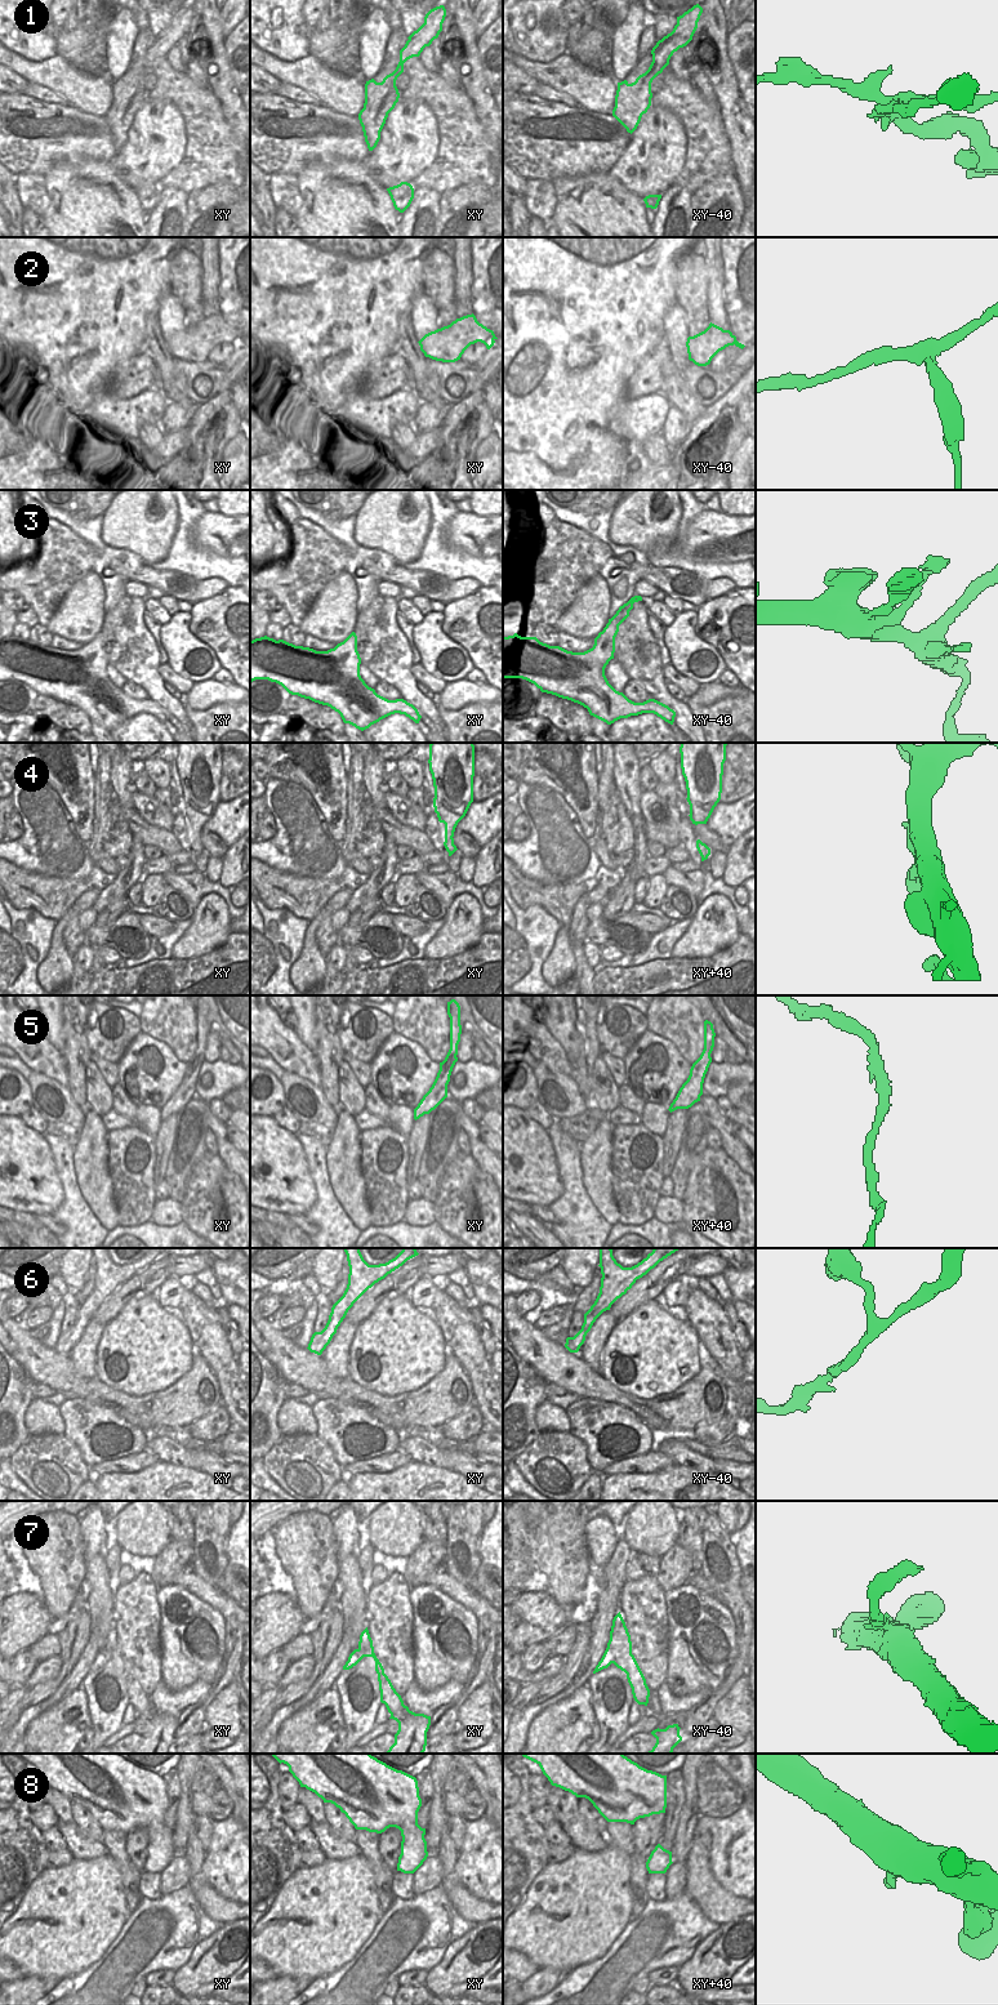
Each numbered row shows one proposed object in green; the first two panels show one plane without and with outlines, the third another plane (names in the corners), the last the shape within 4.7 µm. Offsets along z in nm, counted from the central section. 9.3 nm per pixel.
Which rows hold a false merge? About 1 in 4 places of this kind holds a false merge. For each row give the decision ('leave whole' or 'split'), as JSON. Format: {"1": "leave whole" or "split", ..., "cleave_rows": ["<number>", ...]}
{"1": "split", "2": "split", "3": "leave whole", "4": "leave whole", "5": "leave whole", "6": "leave whole", "7": "leave whole", "8": "leave whole", "cleave_rows": ["1", "2"]}

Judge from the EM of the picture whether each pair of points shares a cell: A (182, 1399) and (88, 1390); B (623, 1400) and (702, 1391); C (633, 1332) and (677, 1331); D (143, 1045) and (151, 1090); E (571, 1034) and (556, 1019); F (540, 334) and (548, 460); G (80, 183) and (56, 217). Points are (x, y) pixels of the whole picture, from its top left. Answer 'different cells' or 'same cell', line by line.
A: same cell
B: same cell
C: same cell
D: same cell
E: same cell
F: same cell
G: same cell

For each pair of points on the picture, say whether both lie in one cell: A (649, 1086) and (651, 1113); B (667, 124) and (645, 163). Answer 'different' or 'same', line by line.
A: different
B: same

